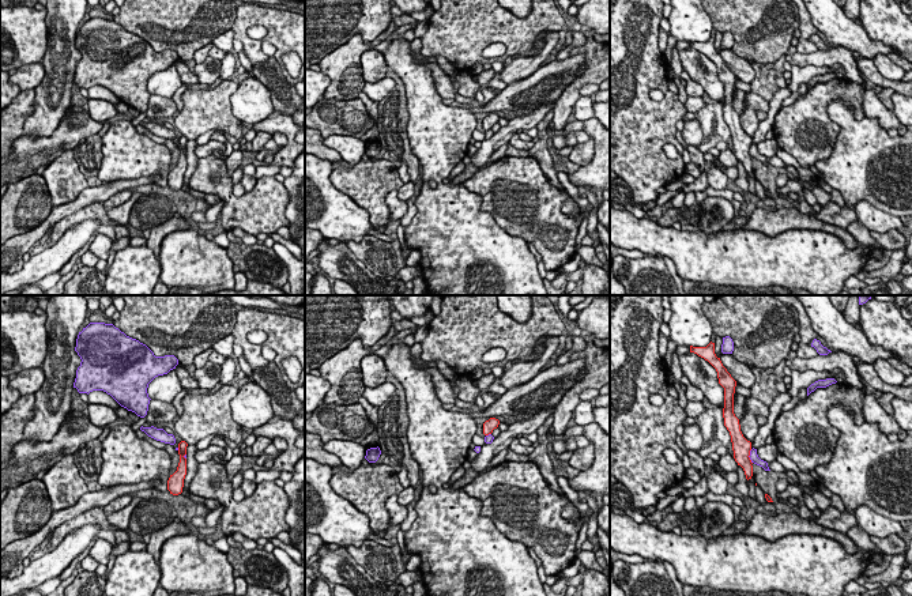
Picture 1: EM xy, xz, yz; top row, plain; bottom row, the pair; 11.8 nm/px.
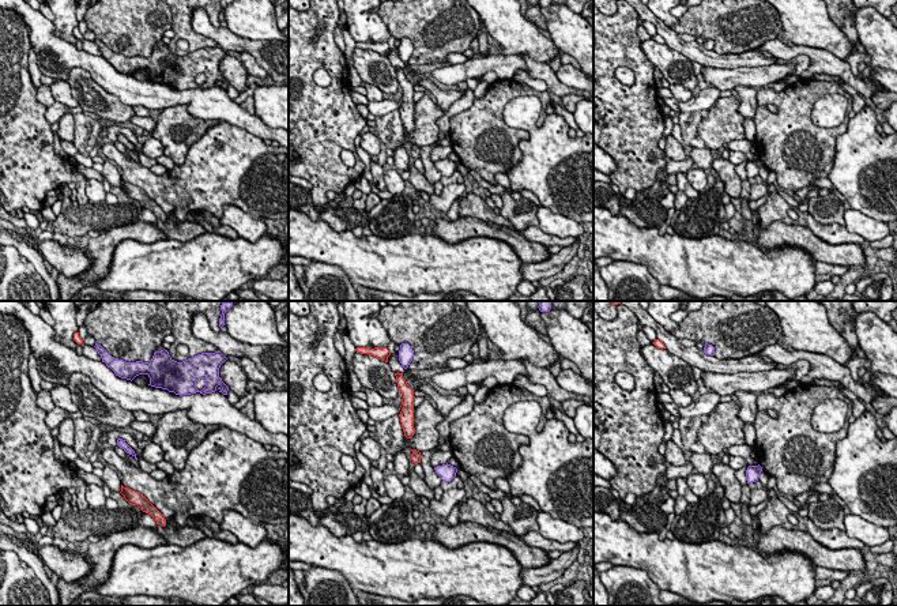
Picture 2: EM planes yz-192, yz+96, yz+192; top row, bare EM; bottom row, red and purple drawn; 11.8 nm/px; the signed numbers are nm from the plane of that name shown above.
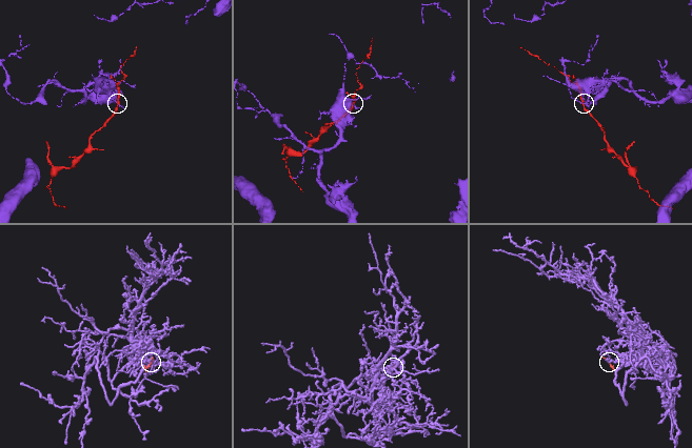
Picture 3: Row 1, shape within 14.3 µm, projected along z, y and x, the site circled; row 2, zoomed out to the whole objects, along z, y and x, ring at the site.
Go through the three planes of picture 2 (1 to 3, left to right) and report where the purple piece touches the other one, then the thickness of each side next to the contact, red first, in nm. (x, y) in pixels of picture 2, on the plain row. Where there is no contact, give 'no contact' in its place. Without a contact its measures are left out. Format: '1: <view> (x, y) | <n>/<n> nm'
1: no contact
2: no contact
3: no contact

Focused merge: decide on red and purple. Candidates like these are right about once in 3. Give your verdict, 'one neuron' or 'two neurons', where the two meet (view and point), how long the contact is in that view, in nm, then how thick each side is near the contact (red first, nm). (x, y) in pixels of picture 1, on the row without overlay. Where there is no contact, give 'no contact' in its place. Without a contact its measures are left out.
two neurons; meets red in yz at (749, 150); contact 180 nm long; 220 nm thick on the red side, 100 nm on the other

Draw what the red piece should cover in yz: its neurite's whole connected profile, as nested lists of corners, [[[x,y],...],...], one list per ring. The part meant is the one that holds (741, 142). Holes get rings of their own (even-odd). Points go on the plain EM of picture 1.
[[[709,38],[706,42],[693,42],[690,41],[690,48],[708,56],[717,67],[719,79],[724,83],[724,103],[723,113],[724,121],[730,127],[734,154],[745,166],[746,174],[753,171],[753,158],[750,155],[751,137],[747,136],[742,127],[739,114],[734,109],[734,88],[736,76],[731,72],[727,64],[723,61],[720,53],[715,49],[715,38]]]

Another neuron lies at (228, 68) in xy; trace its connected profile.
[[[231,52],[226,53],[226,56],[221,60],[221,79],[227,80],[235,72],[235,59]]]

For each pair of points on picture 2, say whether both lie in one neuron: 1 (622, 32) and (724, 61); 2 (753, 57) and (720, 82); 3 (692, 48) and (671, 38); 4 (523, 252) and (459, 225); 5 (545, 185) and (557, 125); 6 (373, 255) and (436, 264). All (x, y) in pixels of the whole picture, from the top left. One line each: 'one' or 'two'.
1: two
2: two
3: one
4: one
5: one
6: one

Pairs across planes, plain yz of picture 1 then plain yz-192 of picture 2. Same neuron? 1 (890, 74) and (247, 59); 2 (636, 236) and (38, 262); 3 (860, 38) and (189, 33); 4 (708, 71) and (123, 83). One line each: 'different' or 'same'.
1: same
2: different
3: different
4: different

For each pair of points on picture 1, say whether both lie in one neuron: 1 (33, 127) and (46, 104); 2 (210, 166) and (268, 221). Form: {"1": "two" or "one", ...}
{"1": "one", "2": "one"}

